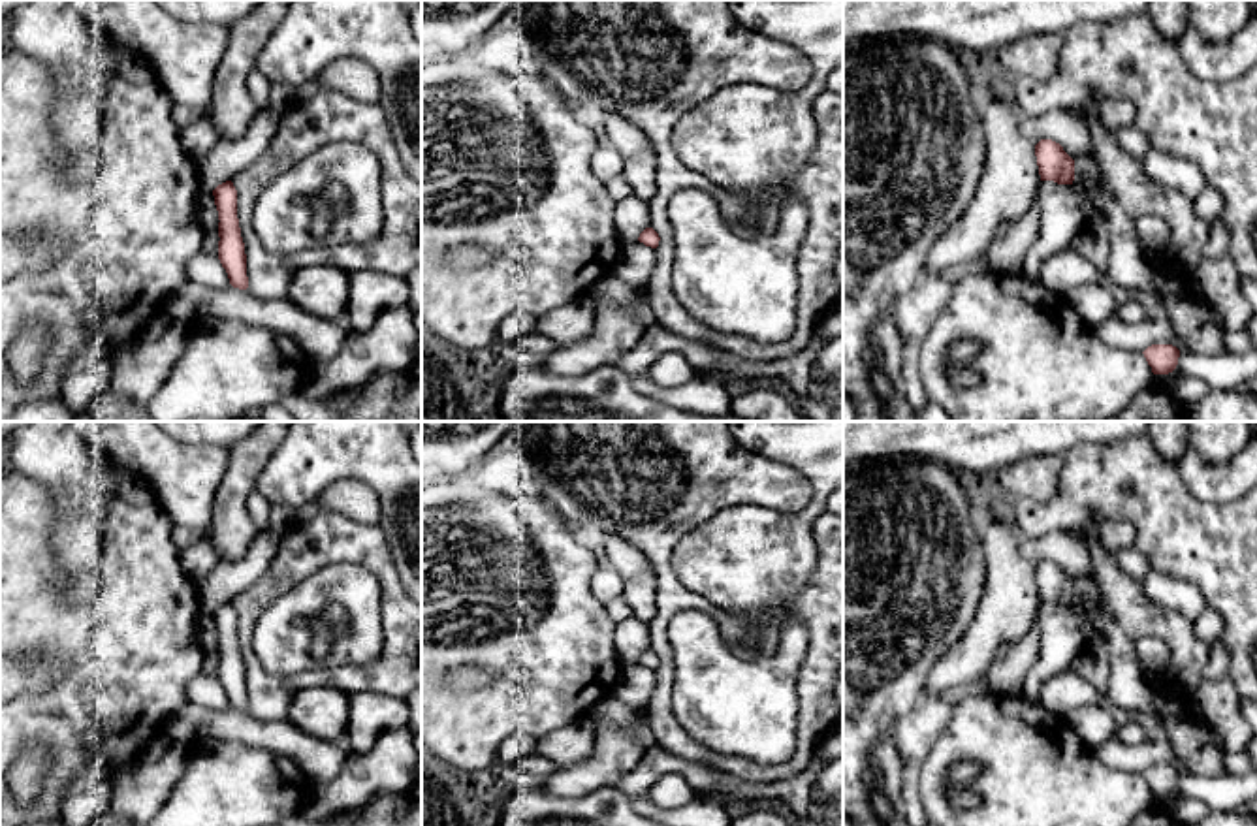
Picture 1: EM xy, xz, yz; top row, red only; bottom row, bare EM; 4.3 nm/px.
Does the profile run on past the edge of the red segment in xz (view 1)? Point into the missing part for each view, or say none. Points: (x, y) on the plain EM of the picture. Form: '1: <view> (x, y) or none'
1: none

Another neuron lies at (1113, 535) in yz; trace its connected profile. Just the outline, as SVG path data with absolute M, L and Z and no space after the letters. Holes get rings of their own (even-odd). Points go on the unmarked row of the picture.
M1129 521L1093 523L1080 534L1095 538L1108 551L1118 551L1135 546L1135 538L1137 538L1135 527Z

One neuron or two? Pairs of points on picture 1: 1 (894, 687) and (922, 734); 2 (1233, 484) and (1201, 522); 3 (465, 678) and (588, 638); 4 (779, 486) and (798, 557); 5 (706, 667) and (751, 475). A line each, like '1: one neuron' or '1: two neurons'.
1: two neurons
2: two neurons
3: two neurons
4: two neurons
5: two neurons

